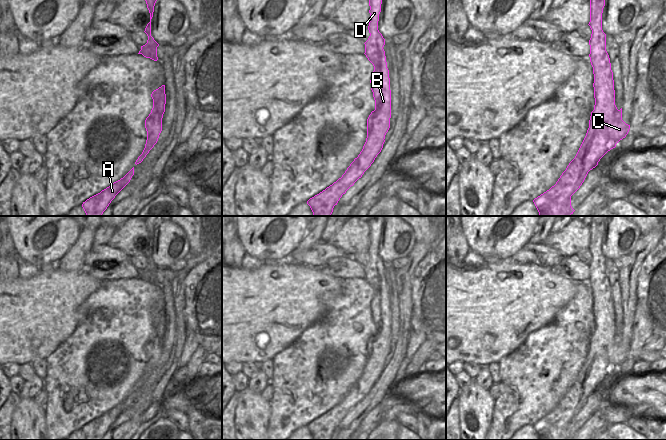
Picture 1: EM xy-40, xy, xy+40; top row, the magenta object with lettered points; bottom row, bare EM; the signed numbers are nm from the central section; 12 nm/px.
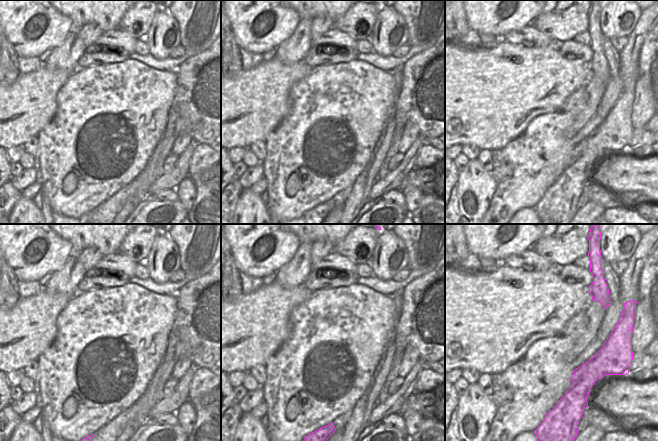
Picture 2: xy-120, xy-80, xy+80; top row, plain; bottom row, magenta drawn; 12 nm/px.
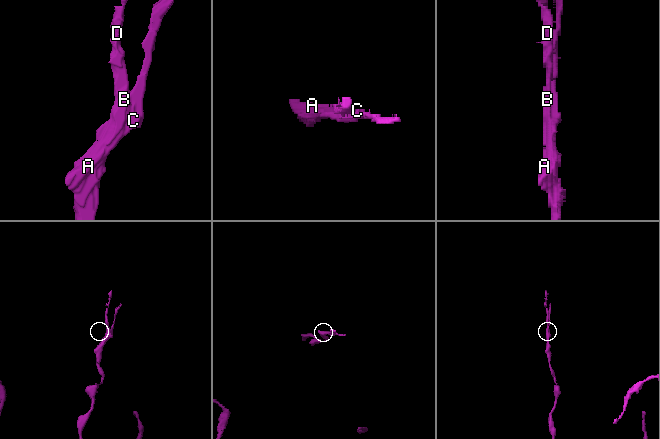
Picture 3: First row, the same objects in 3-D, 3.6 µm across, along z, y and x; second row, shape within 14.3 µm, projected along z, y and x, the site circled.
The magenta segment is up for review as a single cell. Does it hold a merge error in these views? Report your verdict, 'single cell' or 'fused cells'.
fused cells

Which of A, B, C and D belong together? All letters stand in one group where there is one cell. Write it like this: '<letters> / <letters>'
A B D / C

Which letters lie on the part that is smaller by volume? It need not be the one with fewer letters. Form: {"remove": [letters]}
{"remove": ["C"]}

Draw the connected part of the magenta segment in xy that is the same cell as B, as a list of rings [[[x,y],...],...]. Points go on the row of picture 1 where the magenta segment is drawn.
[[[369,0],[370,22],[368,30],[370,36],[364,43],[364,54],[374,66],[370,83],[375,100],[375,110],[371,112],[367,119],[366,142],[358,157],[354,159],[342,177],[307,201],[313,216],[331,216],[334,206],[337,205],[342,195],[362,177],[381,152],[385,140],[378,140],[375,131],[390,128],[390,78],[383,49],[385,39],[378,30],[381,4],[382,0]]]

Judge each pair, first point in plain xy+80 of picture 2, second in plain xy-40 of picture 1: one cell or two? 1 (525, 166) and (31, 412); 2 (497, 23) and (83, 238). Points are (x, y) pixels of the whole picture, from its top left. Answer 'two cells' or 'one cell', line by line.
1: two cells
2: two cells

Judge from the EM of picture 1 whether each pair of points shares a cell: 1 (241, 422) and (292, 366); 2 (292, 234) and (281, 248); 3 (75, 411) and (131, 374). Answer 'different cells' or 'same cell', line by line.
1: different cells
2: same cell
3: same cell

